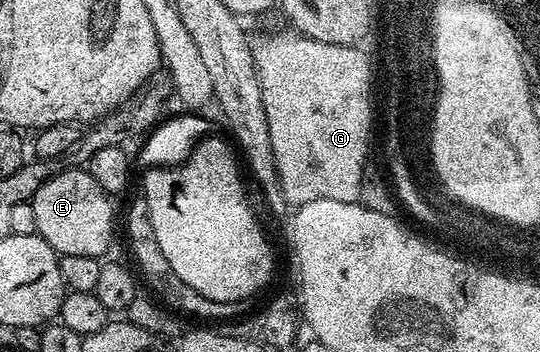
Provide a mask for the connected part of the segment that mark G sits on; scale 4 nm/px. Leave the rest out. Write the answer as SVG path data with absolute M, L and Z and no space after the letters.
M301 34L289 35L270 36L253 49L284 198L290 206L316 202L320 198L355 202L361 197L358 195L362 192L362 172L367 167L362 152L371 155L366 138L366 93L371 90L369 56L361 47L316 42Z

